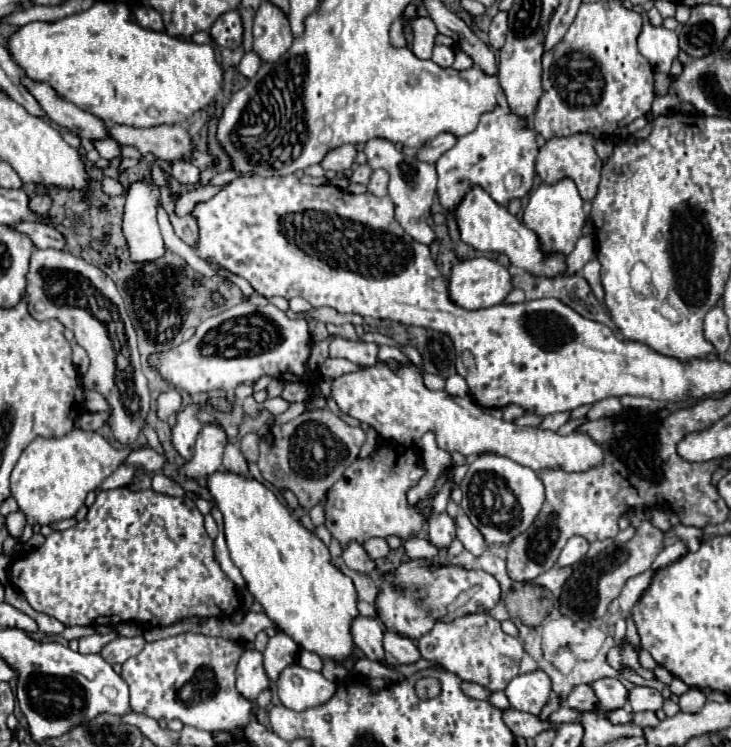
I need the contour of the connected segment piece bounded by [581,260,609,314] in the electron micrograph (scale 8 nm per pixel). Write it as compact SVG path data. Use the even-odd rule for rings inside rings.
M591 260L591 262L587 262L587 264L585 264L585 268L581 270L581 274L583 274L583 278L589 282L589 286L591 286L591 290L593 290L593 294L595 294L595 298L601 302L601 306L603 306L605 314L609 314L609 312L607 312L607 308L605 308L605 302L603 302L605 292L603 292L601 280L599 280L599 268L601 268L601 264L599 264L597 260Z

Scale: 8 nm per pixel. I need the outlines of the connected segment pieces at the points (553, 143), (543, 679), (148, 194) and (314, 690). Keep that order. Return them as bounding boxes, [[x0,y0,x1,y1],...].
[[535,132,601,202],[505,670,551,714],[123,174,165,262],[277,664,337,712]]

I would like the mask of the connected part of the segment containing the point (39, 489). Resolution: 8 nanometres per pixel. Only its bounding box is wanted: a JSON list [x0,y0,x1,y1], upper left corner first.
[11,428,133,524]

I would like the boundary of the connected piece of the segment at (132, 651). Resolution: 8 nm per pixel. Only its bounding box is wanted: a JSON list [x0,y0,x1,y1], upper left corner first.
[101,636,145,664]

